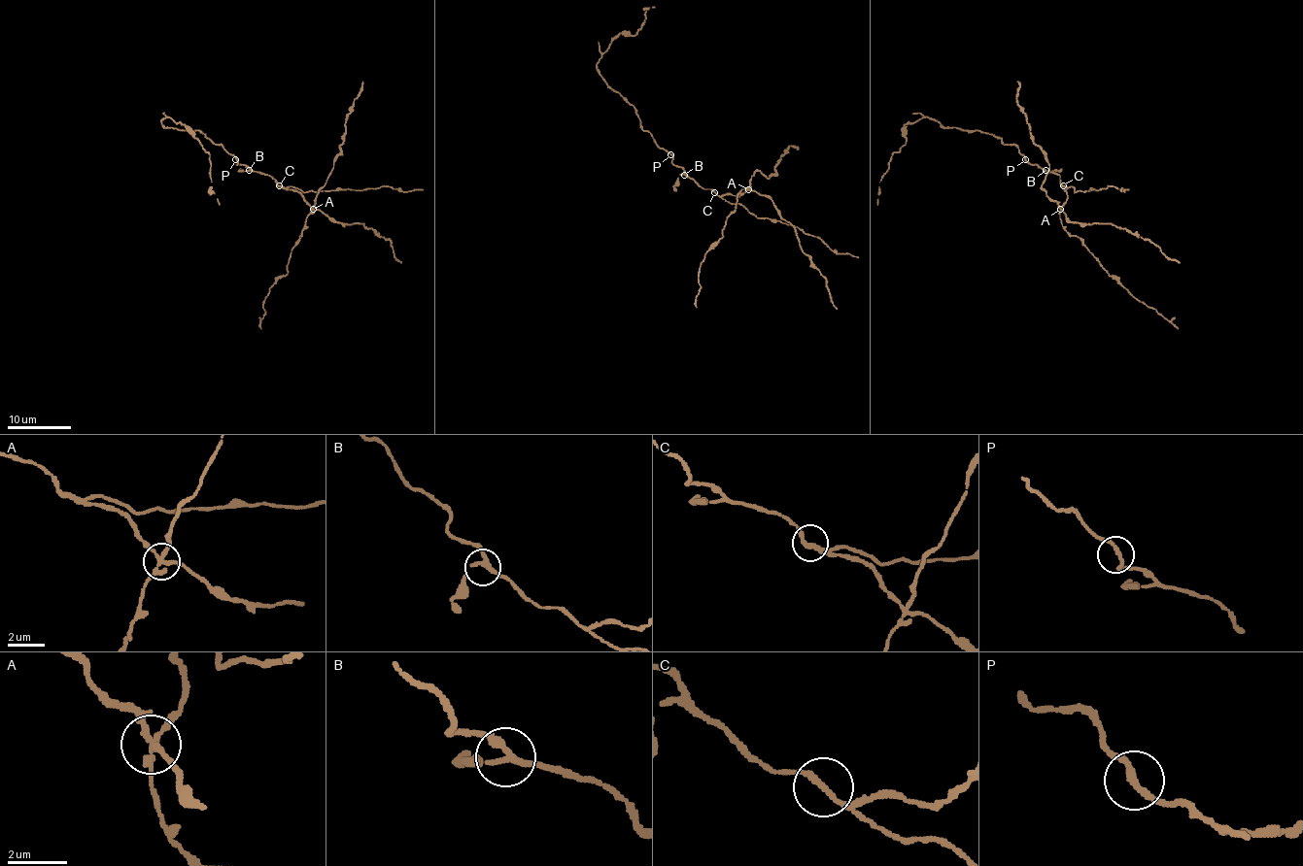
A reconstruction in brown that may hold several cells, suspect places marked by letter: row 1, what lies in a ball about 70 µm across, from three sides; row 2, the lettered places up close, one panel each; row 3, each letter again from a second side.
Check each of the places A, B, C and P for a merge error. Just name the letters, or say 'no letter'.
A, C

